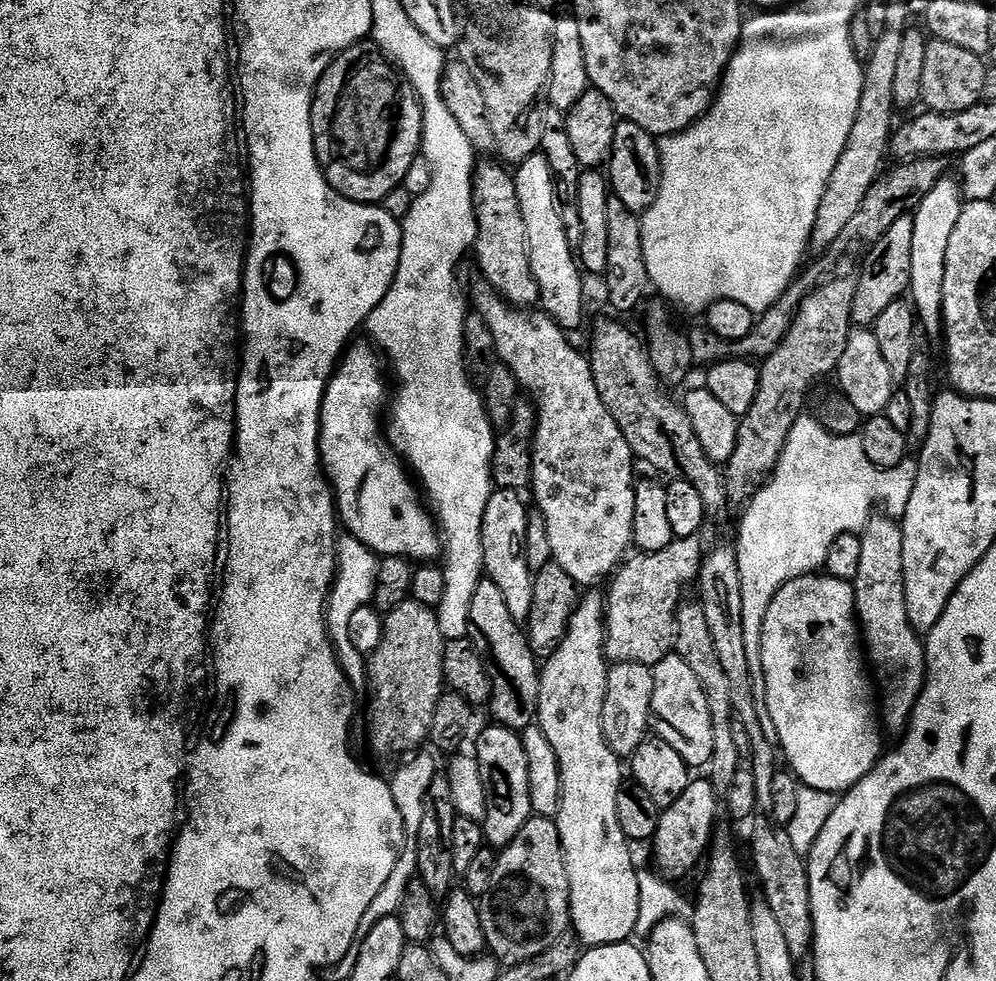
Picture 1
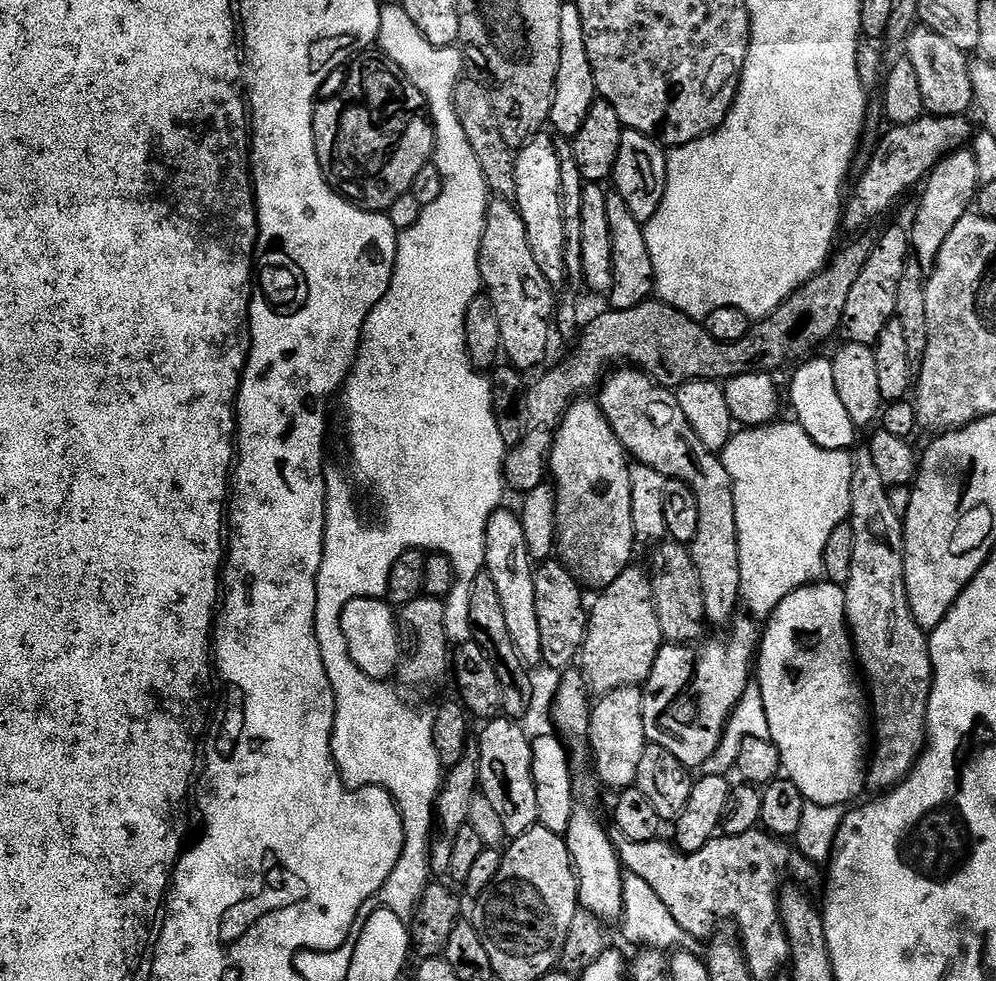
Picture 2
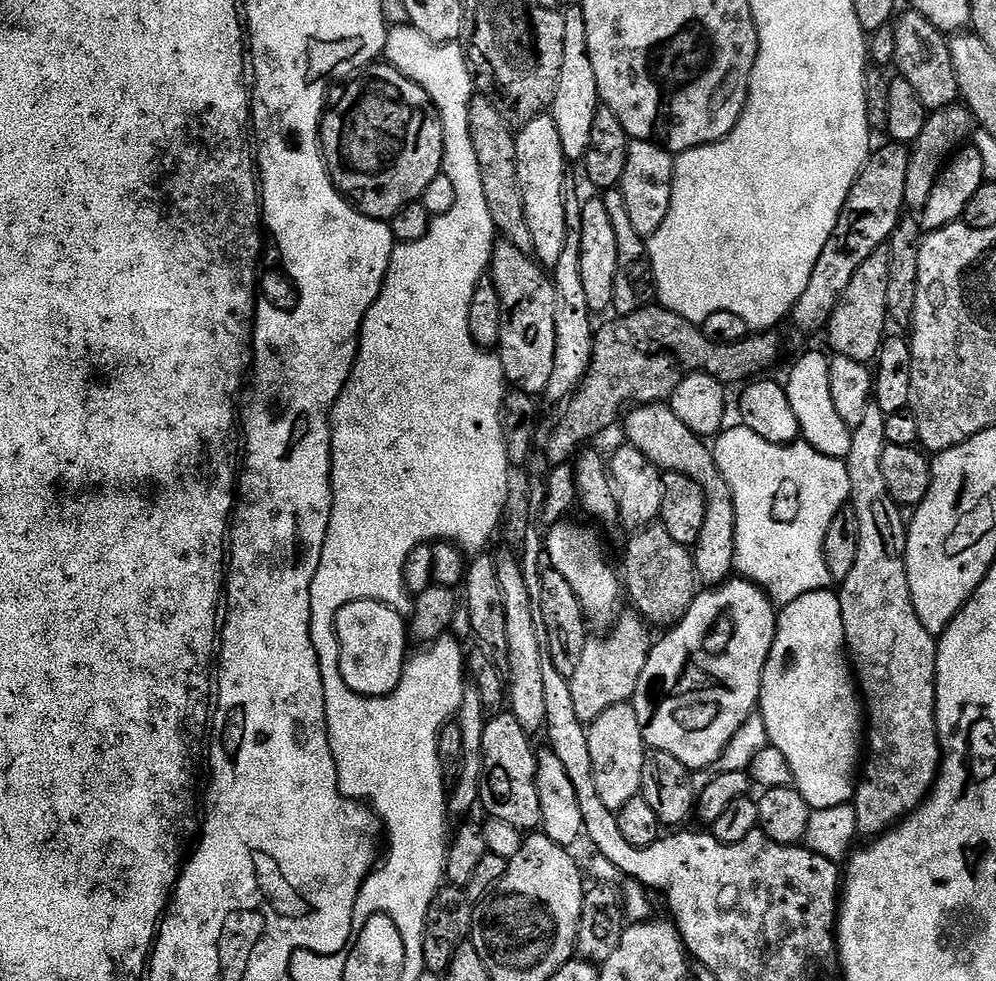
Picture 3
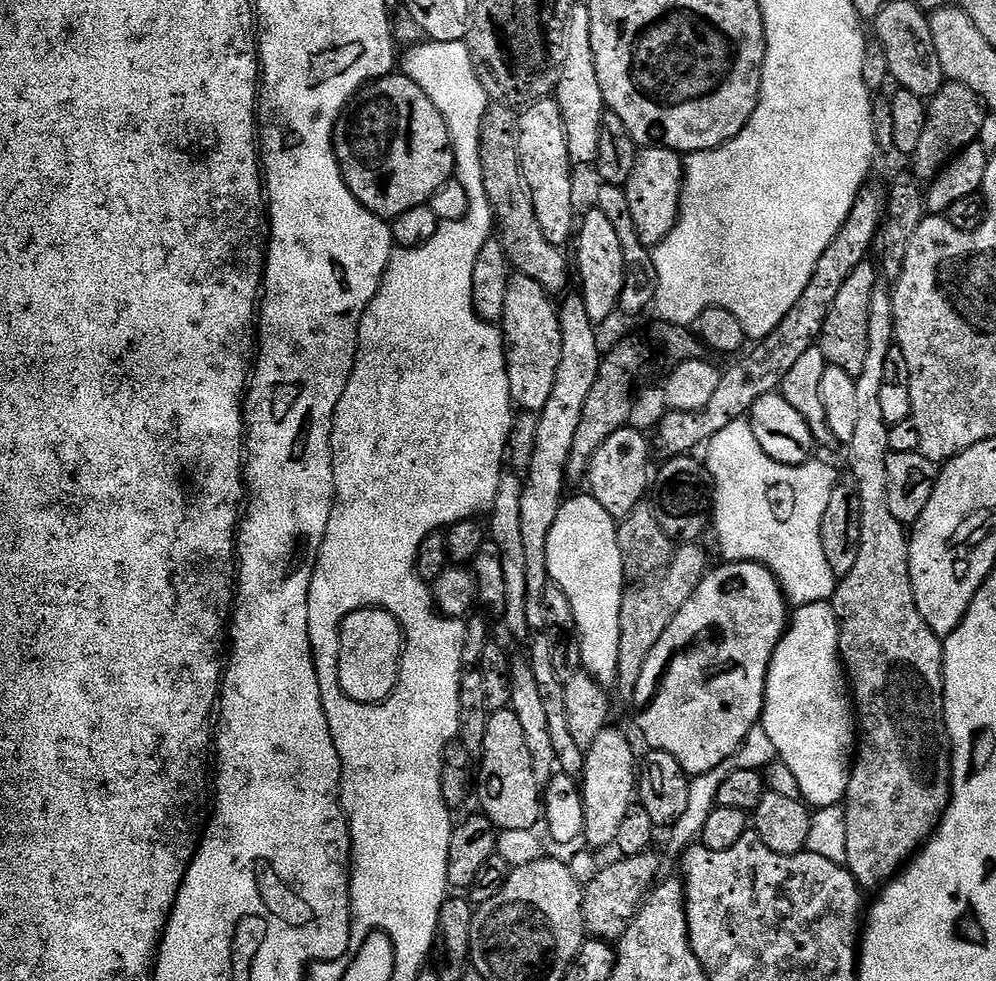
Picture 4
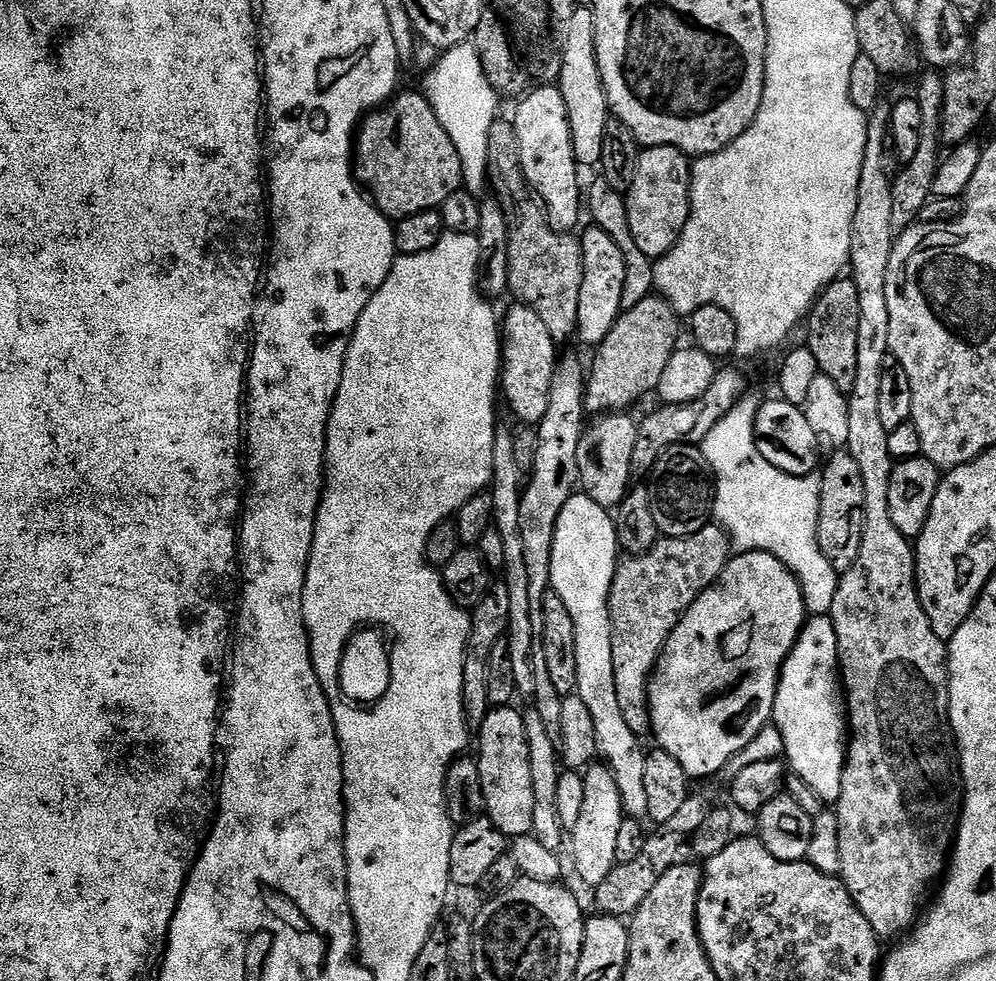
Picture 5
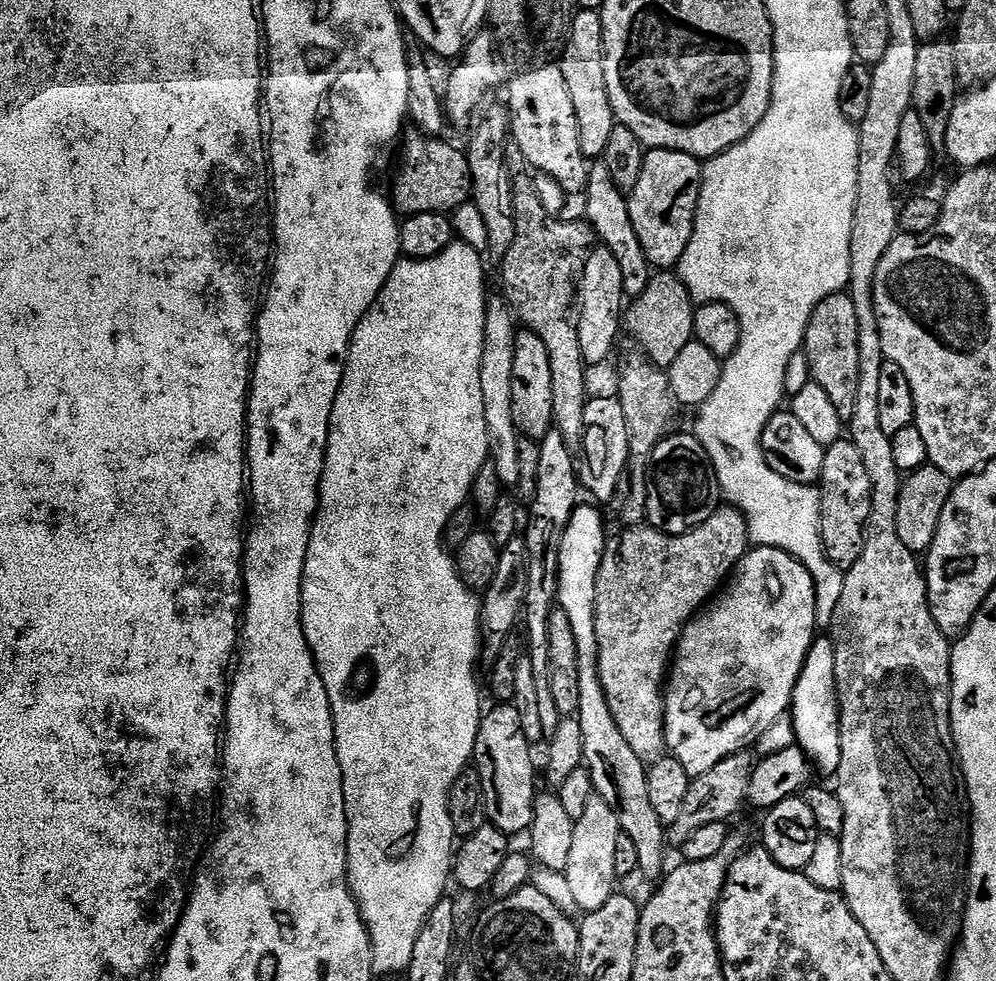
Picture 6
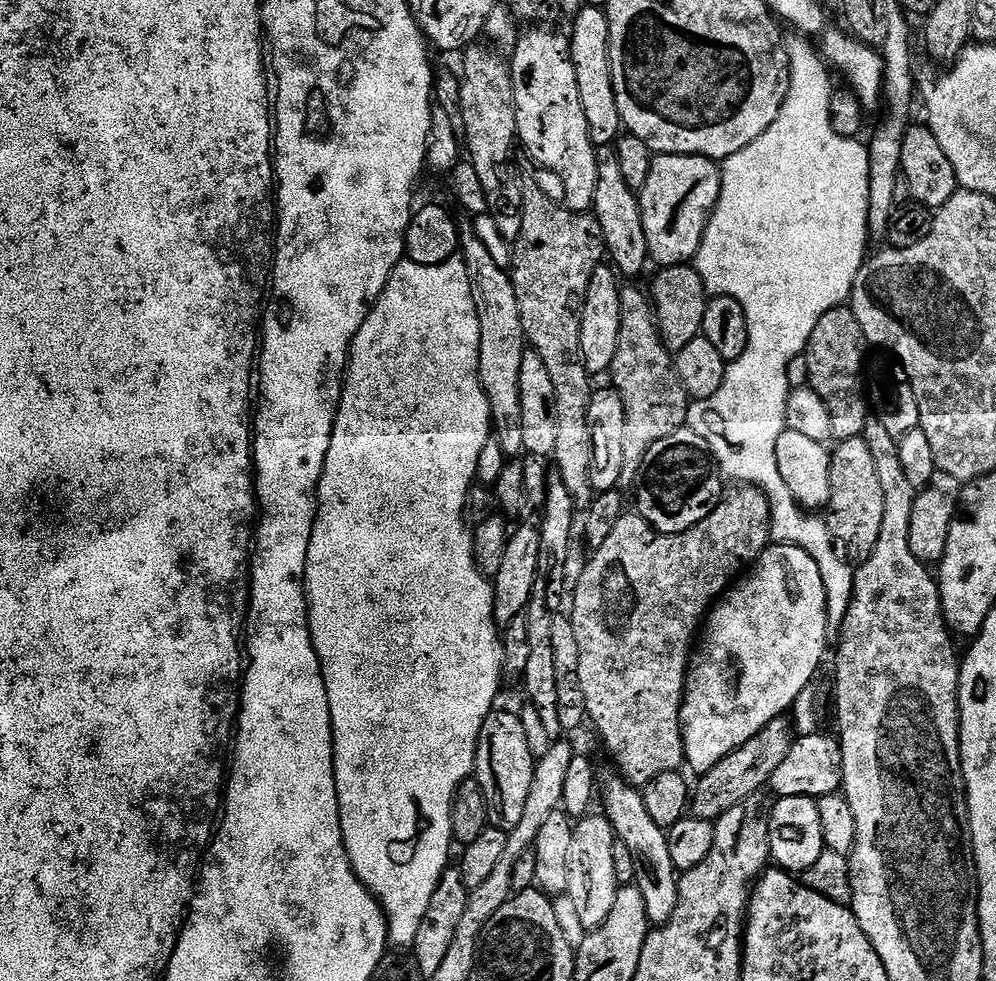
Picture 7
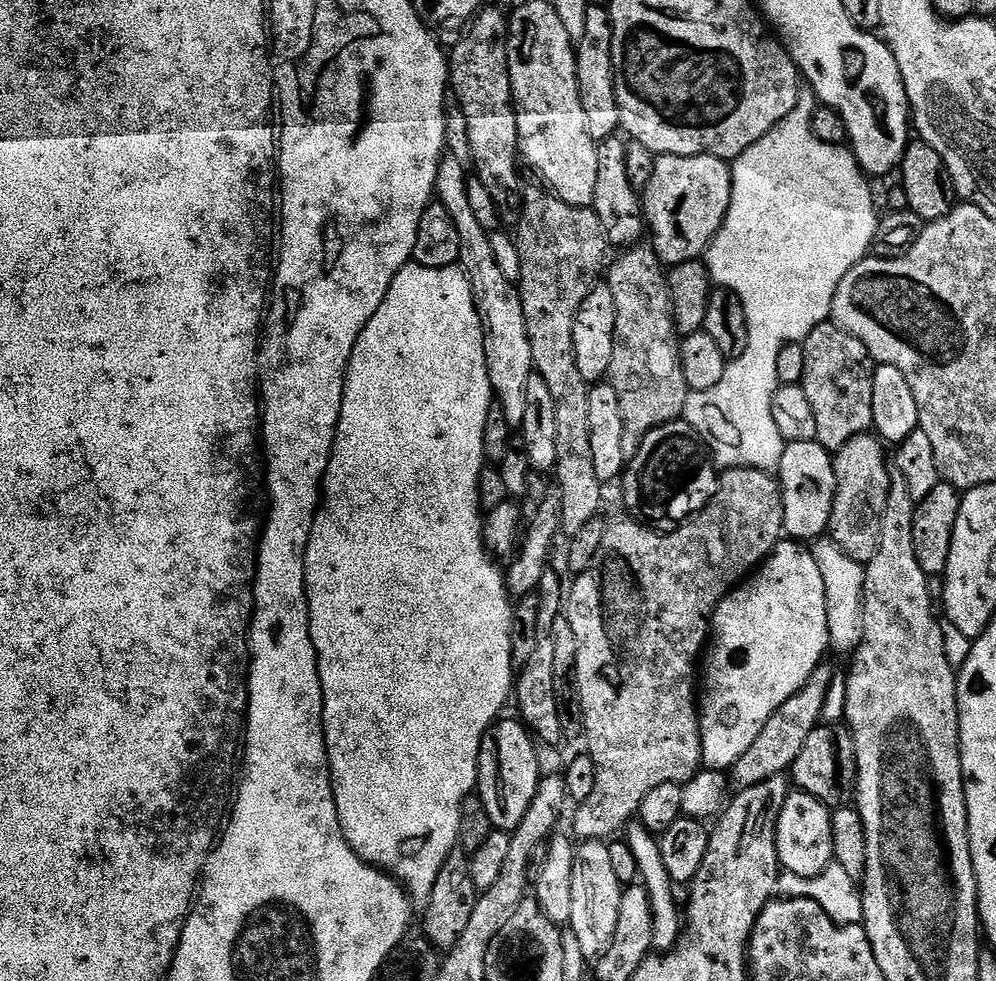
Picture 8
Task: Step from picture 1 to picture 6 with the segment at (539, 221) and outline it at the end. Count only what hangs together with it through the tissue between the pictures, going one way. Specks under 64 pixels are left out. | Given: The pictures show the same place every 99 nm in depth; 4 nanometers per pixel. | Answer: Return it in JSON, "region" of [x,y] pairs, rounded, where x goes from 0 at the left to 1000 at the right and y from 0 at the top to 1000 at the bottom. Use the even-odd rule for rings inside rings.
{"region":[[[557,65],[531,68],[514,82],[510,90],[509,113],[512,115],[512,139],[522,151],[527,164],[547,175],[570,201],[566,204],[567,224],[586,224],[590,201],[591,164],[584,157],[580,145],[580,124],[576,104],[564,71]]]}

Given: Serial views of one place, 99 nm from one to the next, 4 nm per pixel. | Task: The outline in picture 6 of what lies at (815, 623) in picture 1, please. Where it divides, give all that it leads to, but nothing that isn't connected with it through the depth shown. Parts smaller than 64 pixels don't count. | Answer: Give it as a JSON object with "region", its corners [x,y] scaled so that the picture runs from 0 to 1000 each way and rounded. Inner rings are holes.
{"region":[[[834,651],[816,652],[807,672],[801,695],[795,704],[793,731],[798,746],[798,757],[812,771],[818,786],[838,789],[845,773],[845,760],[843,759],[843,718],[839,714],[837,659]]]}

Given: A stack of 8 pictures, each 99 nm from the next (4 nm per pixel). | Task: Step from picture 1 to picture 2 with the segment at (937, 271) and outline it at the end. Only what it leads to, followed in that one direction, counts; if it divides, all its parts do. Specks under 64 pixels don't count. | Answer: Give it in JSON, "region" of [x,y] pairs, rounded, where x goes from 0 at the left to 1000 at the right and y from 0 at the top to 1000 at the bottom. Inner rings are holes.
{"region":[[[971,150],[955,155],[932,176],[926,188],[928,197],[924,200],[924,209],[920,212],[920,221],[914,231],[914,253],[927,273],[935,275],[940,270],[946,250],[950,248],[950,243],[954,243],[954,234],[962,230],[967,220],[973,219],[984,191],[982,165]]]}

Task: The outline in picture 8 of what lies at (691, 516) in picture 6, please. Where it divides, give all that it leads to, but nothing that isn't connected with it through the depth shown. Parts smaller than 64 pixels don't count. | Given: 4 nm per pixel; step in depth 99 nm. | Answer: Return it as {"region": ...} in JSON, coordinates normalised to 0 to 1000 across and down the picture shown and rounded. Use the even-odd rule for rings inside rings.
{"region":[[[686,427],[649,442],[636,469],[629,473],[626,489],[630,525],[658,542],[675,542],[700,526],[723,497],[720,474],[698,438]]]}

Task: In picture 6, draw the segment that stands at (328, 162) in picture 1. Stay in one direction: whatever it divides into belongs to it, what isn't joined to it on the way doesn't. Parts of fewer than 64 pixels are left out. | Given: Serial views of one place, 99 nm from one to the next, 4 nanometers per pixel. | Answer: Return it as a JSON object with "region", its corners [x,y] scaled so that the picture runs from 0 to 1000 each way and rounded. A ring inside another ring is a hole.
{"region":[[[421,133],[412,135],[401,148],[402,172],[398,175],[398,189],[392,195],[397,215],[406,222],[433,216],[453,218],[460,210],[471,207],[474,182],[469,158],[463,152],[461,155],[456,148],[449,147],[449,142],[429,139]]]}

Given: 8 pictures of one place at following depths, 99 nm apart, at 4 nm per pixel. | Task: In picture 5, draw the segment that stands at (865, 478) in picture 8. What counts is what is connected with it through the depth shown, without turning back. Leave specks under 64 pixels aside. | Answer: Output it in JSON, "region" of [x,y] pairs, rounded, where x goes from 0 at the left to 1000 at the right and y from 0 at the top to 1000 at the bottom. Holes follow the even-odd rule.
{"region":[[[839,459],[836,465],[826,470],[823,487],[823,519],[821,520],[821,557],[825,565],[837,577],[841,585],[853,581],[857,577],[857,569],[861,569],[861,561],[865,561],[865,544],[867,543],[867,517],[869,516],[869,498],[865,496],[865,479],[861,479],[861,471],[850,459]]]}

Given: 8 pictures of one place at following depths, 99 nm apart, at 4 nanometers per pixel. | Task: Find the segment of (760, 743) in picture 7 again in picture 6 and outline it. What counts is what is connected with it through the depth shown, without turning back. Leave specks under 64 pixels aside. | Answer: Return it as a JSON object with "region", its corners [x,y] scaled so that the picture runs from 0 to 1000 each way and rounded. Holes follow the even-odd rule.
{"region":[[[746,766],[737,768],[733,773],[725,773],[721,781],[709,785],[709,789],[696,794],[693,805],[689,805],[689,814],[685,817],[681,838],[677,838],[670,845],[669,856],[672,861],[686,862],[689,854],[697,850],[697,846],[705,846],[705,842],[734,837],[734,832],[743,823],[748,823],[757,778],[756,772],[753,773],[751,770],[750,766]]]}

